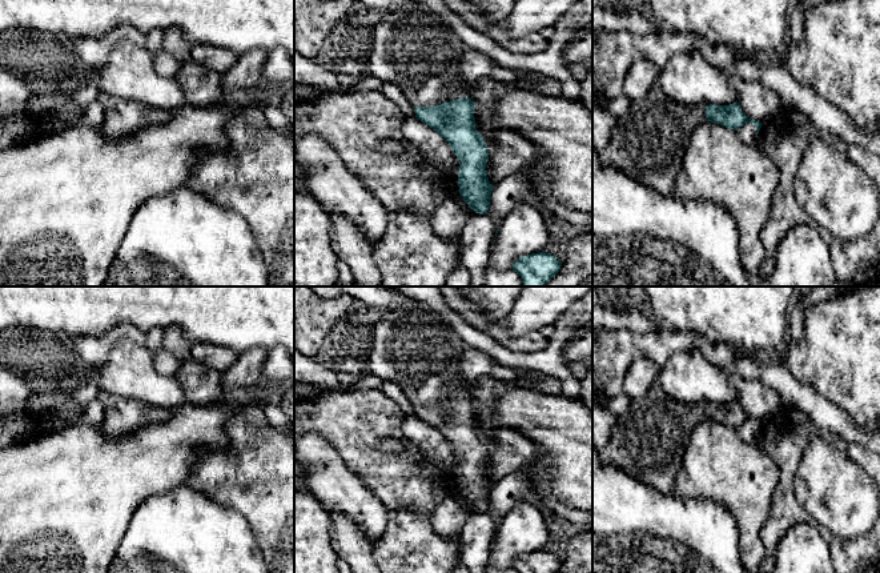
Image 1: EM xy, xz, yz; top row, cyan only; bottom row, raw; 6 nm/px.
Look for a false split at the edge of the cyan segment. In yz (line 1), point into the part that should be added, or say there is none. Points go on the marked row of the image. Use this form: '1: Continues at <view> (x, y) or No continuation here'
1: Continues at yz (649, 141)

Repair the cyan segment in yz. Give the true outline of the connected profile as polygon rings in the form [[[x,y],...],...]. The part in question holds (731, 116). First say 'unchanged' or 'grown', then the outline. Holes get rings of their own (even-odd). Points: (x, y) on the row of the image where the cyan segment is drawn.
grown | [[[655,83],[644,97],[632,100],[624,115],[616,119],[610,141],[599,152],[604,167],[620,169],[635,180],[644,183],[662,196],[672,196],[675,181],[684,167],[686,148],[696,127],[704,121],[739,129],[752,123],[759,133],[762,123],[748,119],[739,103],[730,105],[686,105],[667,97]]]

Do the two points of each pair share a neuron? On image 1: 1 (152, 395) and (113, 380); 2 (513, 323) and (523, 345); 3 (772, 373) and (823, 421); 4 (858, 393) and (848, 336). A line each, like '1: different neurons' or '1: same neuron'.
1: same neuron
2: different neurons
3: same neuron
4: same neuron

